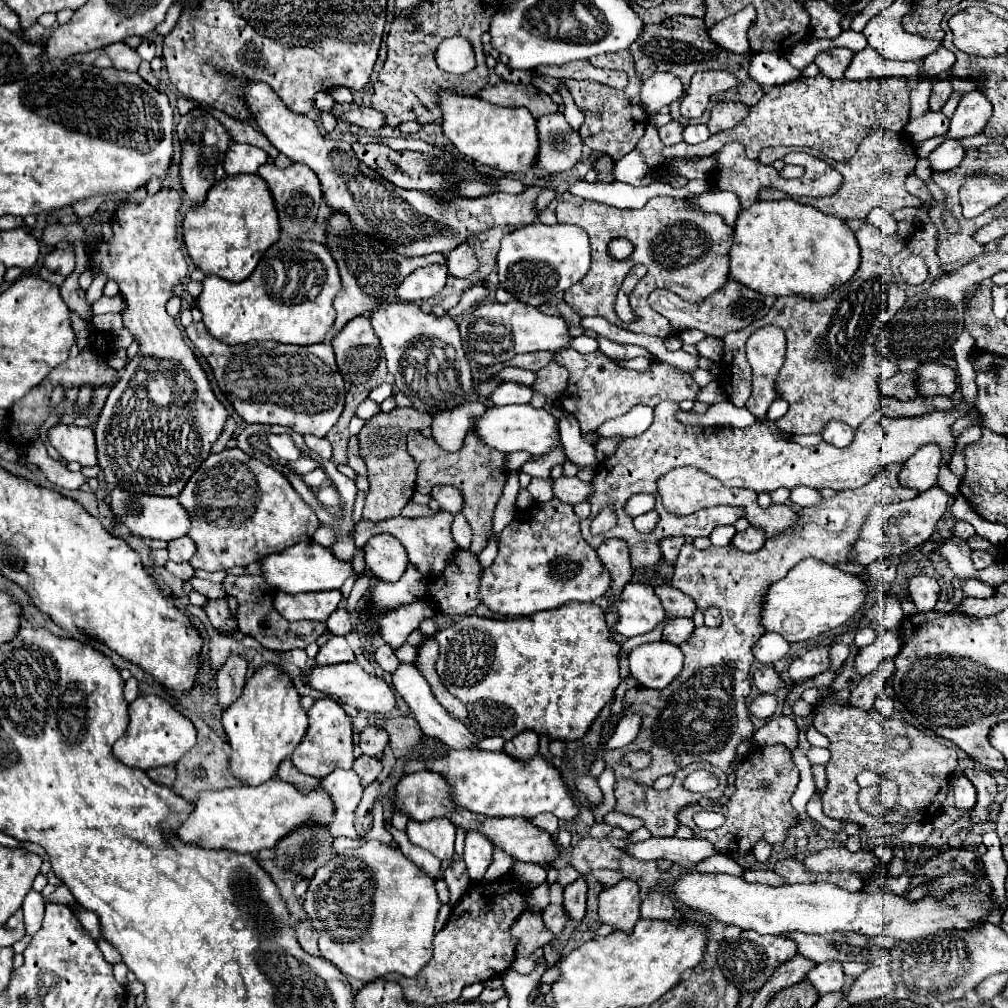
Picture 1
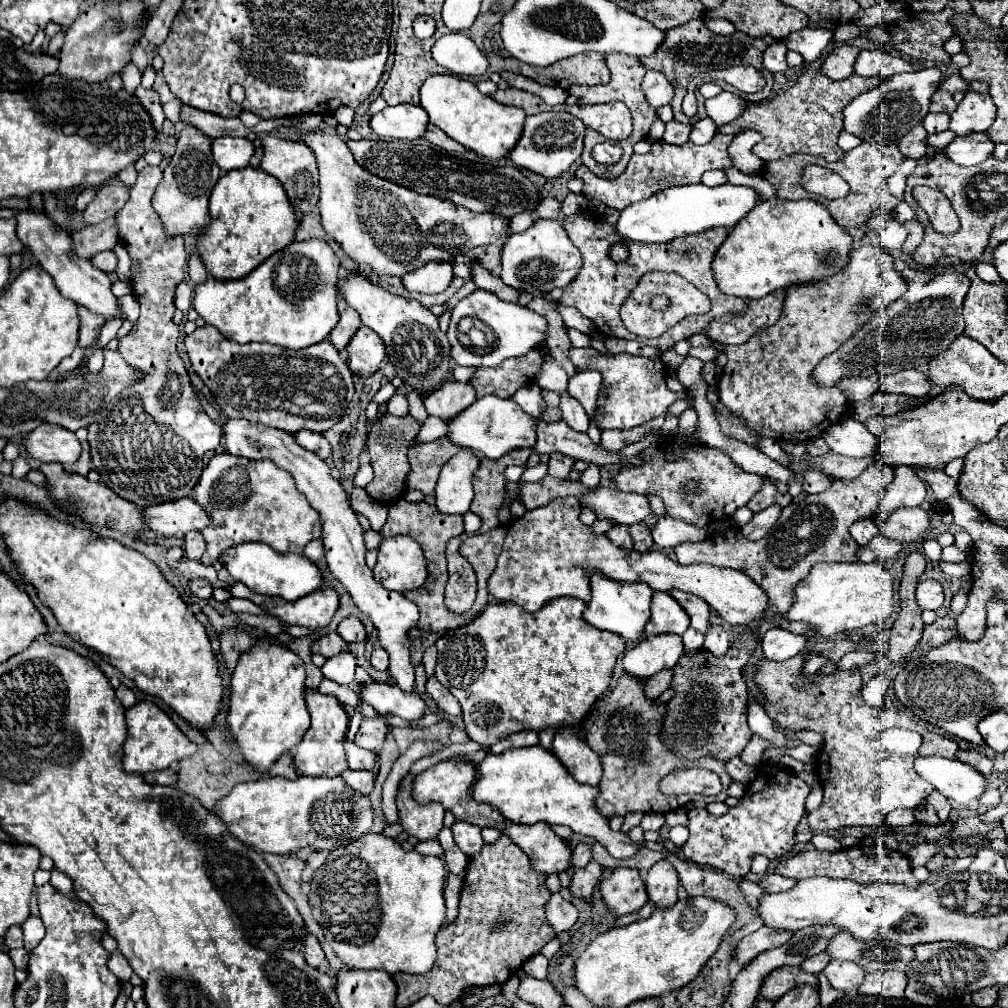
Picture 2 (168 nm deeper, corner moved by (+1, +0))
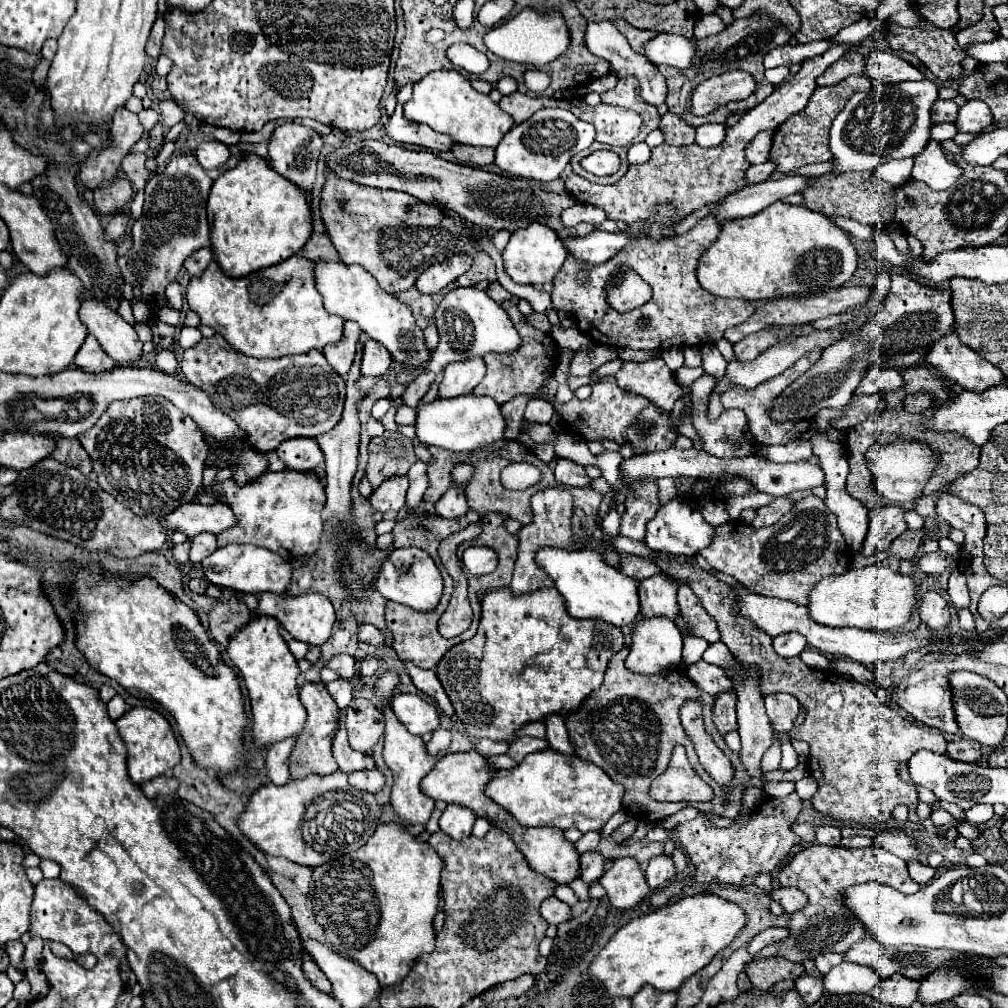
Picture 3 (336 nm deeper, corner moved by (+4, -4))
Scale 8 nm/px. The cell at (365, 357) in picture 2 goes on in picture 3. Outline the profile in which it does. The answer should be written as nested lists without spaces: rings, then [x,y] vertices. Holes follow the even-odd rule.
[[[365,342],[365,350],[363,350],[363,362],[361,362],[361,374],[369,376],[369,378],[379,378],[385,376],[389,372],[391,366],[391,356],[385,350],[385,346],[381,348],[379,342]]]

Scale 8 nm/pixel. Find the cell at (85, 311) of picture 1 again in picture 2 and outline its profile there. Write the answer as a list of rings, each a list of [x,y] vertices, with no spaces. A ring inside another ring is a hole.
[[[78,306],[78,316],[80,316],[80,338],[78,338],[78,344],[80,346],[90,346],[90,344],[94,344],[100,328],[106,322],[98,314],[92,314],[86,306]]]

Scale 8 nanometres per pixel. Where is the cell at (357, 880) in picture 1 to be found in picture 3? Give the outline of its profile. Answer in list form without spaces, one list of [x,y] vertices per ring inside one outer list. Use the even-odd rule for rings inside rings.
[[[395,822],[379,824],[375,834],[359,850],[313,868],[309,896],[313,900],[315,918],[325,928],[331,948],[341,956],[355,960],[365,970],[373,972],[381,988],[401,984],[415,960],[421,954],[433,952],[435,948],[431,922],[437,914],[439,904],[441,870],[441,856],[427,842],[419,840],[405,826]]]

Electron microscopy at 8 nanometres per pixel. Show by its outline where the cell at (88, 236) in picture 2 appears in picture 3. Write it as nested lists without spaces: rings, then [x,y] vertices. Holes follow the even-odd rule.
[[[121,210],[121,212],[117,212],[117,214],[113,214],[113,216],[111,216],[109,224],[105,226],[105,234],[107,234],[107,238],[109,238],[109,240],[117,242],[121,236],[125,236],[125,234],[127,234],[129,226],[131,226],[131,218],[129,218],[129,214],[127,214],[127,212],[123,212],[123,210]]]

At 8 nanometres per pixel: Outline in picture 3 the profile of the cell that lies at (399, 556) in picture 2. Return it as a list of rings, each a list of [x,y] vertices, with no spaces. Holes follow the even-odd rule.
[[[411,546],[411,548],[397,548],[383,562],[383,570],[377,576],[375,588],[381,592],[381,596],[385,596],[391,602],[409,606],[417,612],[433,612],[443,594],[443,580],[433,558],[425,550]]]

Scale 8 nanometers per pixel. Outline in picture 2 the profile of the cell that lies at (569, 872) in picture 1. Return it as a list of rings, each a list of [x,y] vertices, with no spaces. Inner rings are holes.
[[[578,844],[572,852],[572,864],[570,864],[570,870],[578,870],[582,866],[586,866],[588,862],[592,860],[592,854],[590,854],[590,846],[588,844]]]

